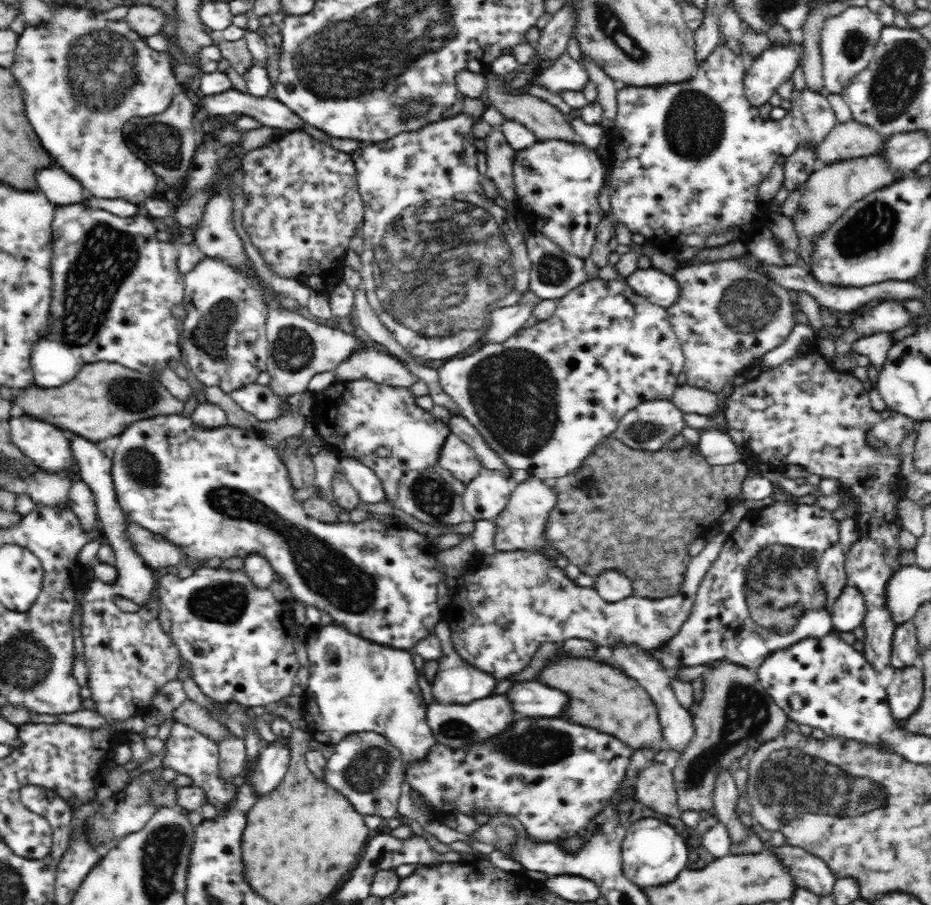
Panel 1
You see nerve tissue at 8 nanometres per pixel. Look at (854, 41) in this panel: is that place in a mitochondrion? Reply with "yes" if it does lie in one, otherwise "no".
yes

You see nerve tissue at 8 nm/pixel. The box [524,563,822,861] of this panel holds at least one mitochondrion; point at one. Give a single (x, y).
(746, 712)

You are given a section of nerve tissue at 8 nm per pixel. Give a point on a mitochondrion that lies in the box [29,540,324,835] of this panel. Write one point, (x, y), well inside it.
(224, 601)

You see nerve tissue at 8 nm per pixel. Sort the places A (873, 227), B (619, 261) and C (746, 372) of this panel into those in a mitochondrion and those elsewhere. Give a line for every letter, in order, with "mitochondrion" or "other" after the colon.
A: mitochondrion
B: other
C: other

